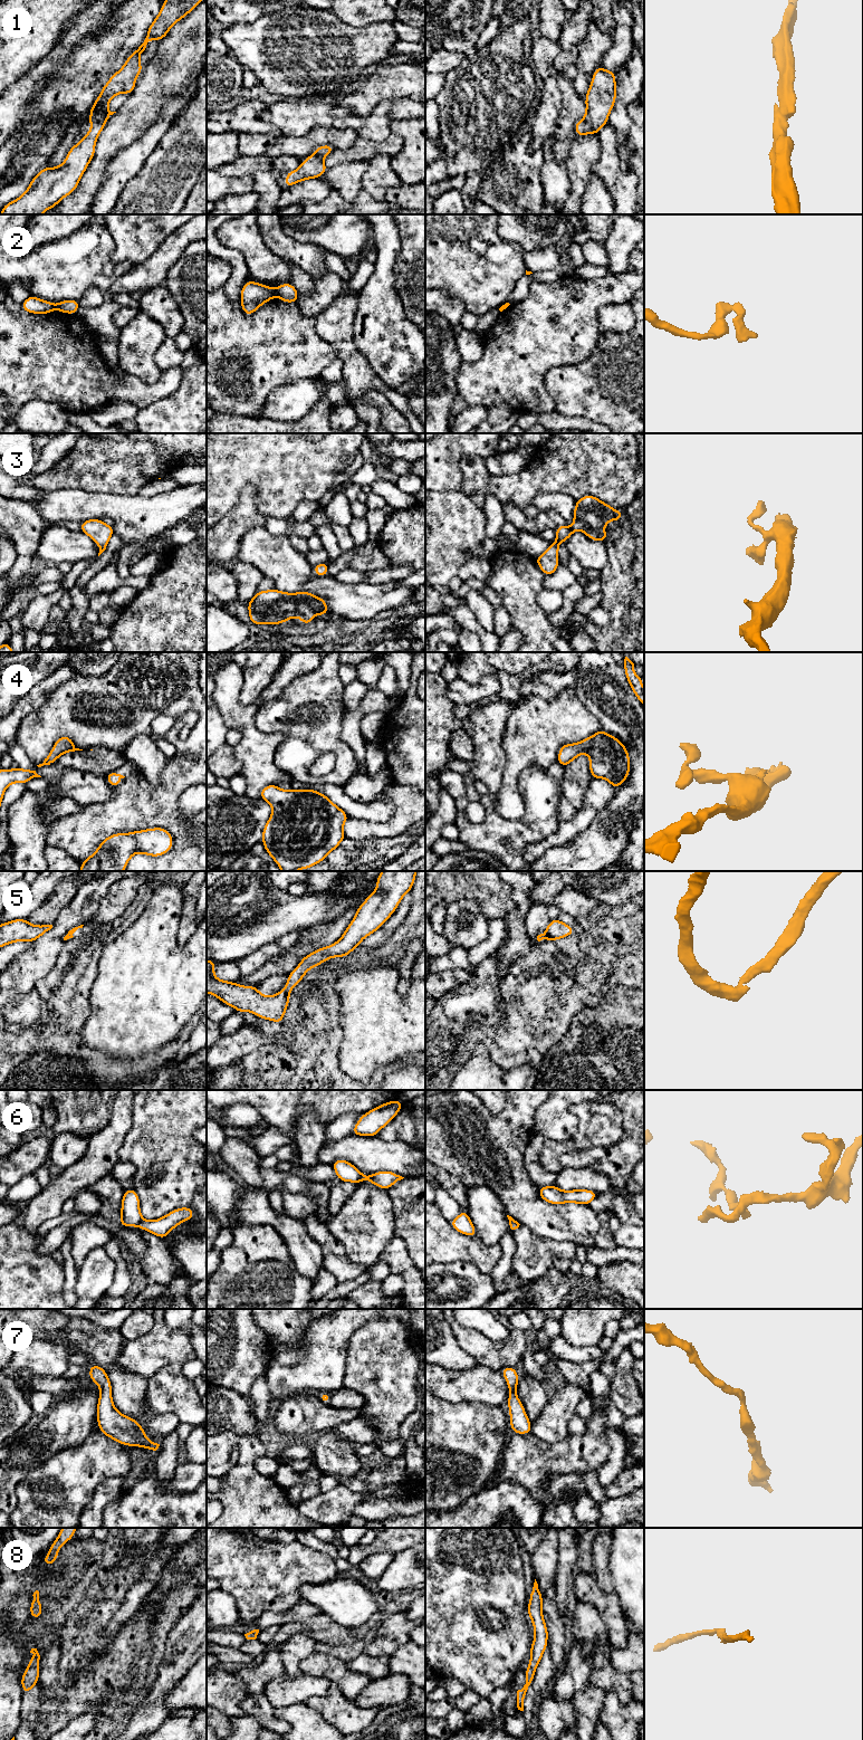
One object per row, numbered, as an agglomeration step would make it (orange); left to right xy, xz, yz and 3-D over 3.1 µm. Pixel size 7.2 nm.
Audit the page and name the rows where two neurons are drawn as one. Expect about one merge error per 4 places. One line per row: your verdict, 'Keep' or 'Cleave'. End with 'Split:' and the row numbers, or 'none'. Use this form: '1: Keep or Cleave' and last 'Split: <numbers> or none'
1: Keep
2: Cleave
3: Keep
4: Keep
5: Keep
6: Cleave
7: Keep
8: Keep
Split: 2, 6

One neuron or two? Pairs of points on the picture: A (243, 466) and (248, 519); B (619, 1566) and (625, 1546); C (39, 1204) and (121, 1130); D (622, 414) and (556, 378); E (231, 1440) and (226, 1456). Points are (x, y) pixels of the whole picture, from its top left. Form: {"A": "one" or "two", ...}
{"A": "two", "B": "one", "C": "one", "D": "one", "E": "one"}

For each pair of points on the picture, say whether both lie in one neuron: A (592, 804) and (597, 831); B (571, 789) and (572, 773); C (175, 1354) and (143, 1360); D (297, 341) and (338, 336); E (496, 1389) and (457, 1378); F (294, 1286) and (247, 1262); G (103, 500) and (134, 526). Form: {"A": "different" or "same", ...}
{"A": "different", "B": "same", "C": "same", "D": "different", "E": "same", "F": "same", "G": "same"}

